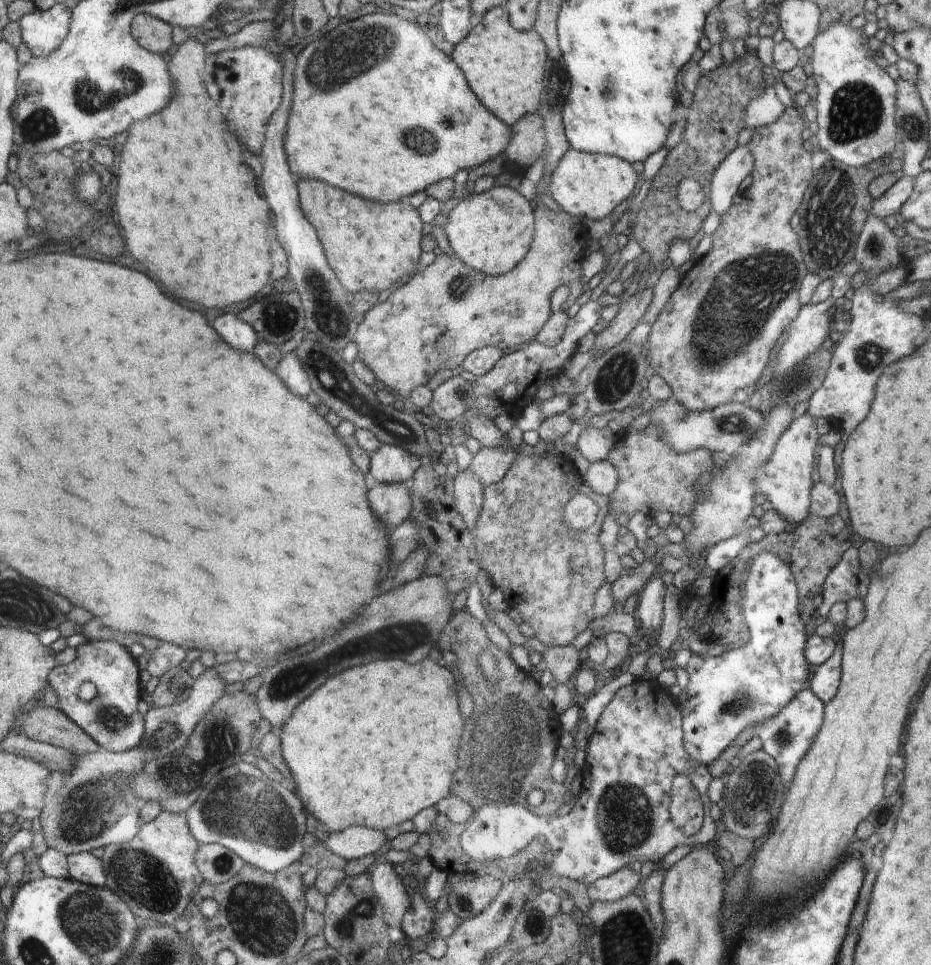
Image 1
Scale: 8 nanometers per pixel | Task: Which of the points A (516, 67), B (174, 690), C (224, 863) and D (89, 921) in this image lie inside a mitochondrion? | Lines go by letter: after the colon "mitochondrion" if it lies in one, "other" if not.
A: other
B: mitochondrion
C: mitochondrion
D: mitochondrion

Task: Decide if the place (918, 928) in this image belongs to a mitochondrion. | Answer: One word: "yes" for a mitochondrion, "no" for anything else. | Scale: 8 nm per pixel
no

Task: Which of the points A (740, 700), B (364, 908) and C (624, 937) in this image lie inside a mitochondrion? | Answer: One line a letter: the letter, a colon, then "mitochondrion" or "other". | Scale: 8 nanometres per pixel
A: mitochondrion
B: mitochondrion
C: mitochondrion

